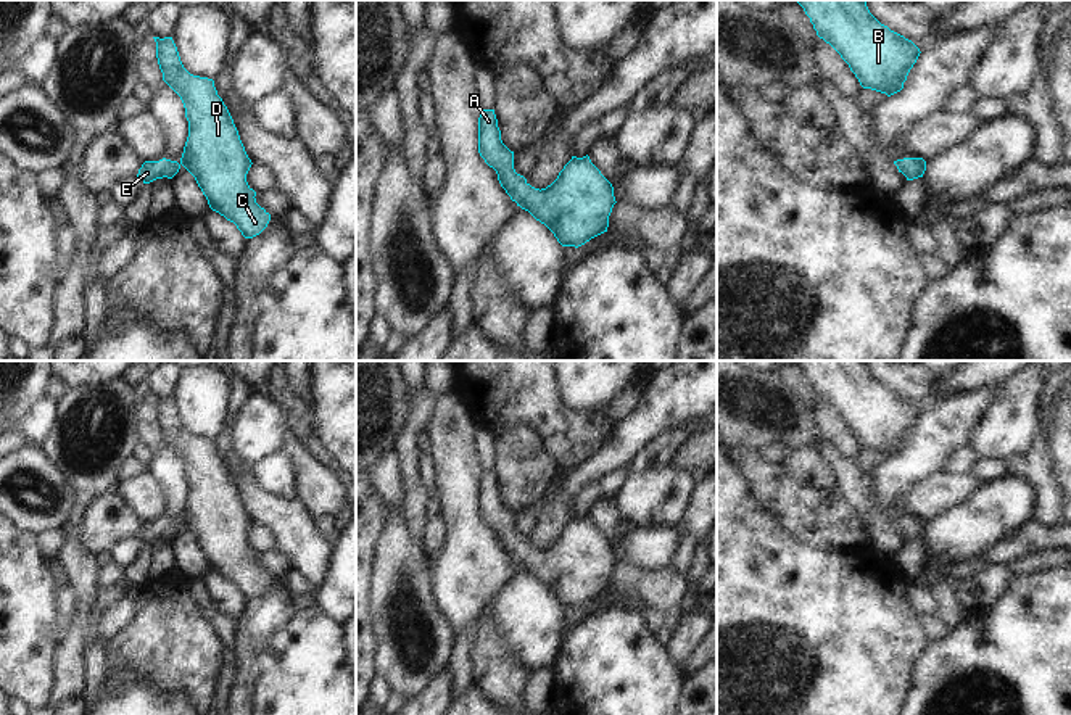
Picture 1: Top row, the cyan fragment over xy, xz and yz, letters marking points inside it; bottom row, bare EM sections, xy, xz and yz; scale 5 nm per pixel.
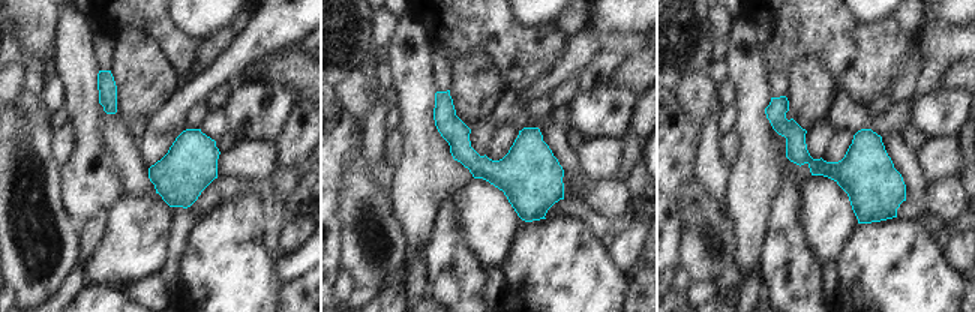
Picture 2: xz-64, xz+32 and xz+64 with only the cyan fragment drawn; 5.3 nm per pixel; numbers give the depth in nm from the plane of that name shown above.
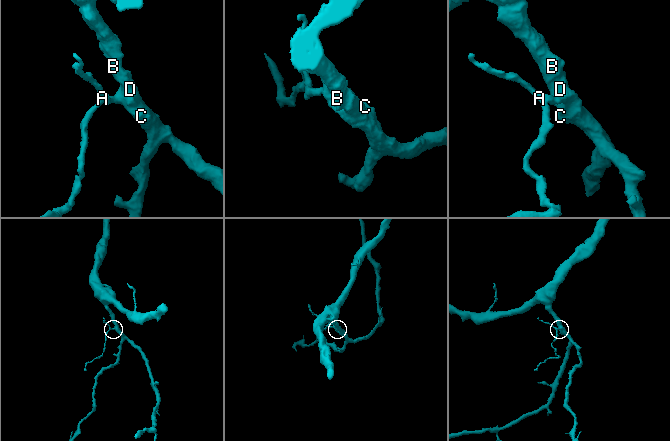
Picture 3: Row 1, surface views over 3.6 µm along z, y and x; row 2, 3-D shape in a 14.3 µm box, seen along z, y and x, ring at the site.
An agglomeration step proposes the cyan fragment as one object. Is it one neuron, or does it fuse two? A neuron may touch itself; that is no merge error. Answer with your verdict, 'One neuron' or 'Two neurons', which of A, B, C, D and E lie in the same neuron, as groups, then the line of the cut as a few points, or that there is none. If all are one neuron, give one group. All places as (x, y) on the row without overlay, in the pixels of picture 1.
One neuron. Groups: A B C D E. No split

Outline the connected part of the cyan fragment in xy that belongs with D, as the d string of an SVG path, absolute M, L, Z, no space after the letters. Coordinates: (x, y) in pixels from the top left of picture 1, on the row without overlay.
M153 398L163 441L180 457L188 498L180 522L145 522L137 538L143 544L172 539L184 527L196 541L213 572L234 583L245 599L259 596L271 575L256 564L248 546L251 528L234 480L217 456L214 441L190 435L172 398Z

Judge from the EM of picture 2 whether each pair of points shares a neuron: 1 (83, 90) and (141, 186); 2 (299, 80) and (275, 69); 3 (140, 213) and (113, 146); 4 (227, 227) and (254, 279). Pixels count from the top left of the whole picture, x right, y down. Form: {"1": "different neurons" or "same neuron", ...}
{"1": "different neurons", "2": "same neuron", "3": "different neurons", "4": "same neuron"}

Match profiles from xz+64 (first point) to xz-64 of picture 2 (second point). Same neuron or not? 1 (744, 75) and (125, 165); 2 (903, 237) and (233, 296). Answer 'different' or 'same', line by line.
1: different
2: same

